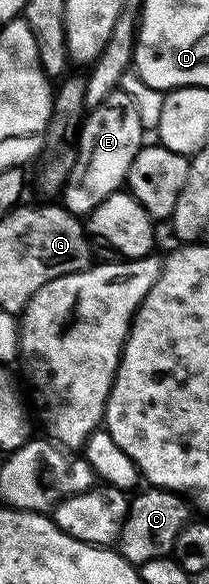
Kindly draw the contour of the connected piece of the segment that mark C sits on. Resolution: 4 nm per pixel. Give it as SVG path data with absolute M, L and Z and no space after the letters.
M152 485L144 489L146 491L138 490L129 499L129 512L115 544L115 550L134 565L172 556L175 537L179 537L179 529L183 529L183 525L191 519L190 504L178 492L166 491L164 487Z

